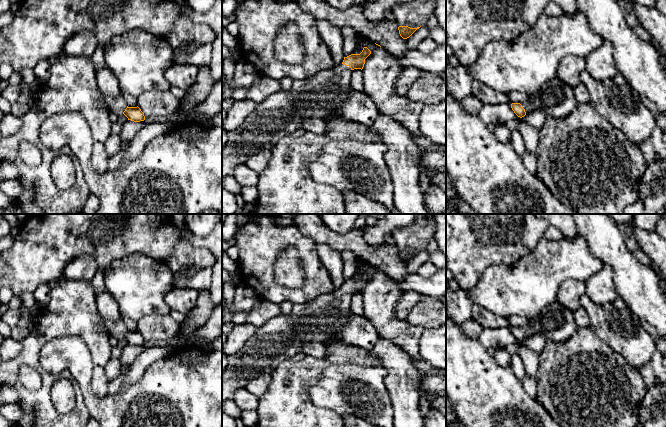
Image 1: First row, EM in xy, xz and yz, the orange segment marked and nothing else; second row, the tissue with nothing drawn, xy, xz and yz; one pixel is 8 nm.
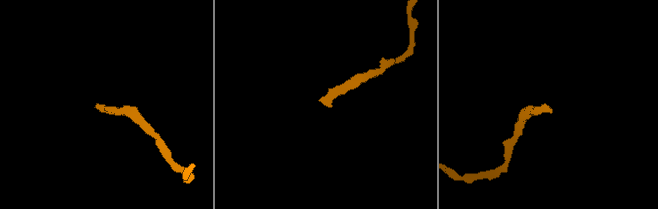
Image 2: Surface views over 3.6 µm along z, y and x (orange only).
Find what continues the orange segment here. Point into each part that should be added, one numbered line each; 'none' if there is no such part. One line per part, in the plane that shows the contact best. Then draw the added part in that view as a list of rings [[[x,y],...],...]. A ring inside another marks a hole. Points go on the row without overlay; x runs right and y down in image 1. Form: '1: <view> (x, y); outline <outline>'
1: xz (329, 317); outline [[[344,288],[334,289],[310,303],[294,305],[290,314],[281,313],[258,328],[238,352],[227,356],[228,366],[222,373],[222,404],[233,400],[235,393],[250,380],[271,374],[279,364],[291,360],[309,342],[342,340],[368,351],[374,349],[379,335],[366,317],[352,313],[351,295]]]

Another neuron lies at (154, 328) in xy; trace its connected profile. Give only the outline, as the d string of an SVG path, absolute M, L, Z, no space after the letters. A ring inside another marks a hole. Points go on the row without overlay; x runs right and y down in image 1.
M147 315L137 321L137 329L148 344L176 336L180 326L170 315Z

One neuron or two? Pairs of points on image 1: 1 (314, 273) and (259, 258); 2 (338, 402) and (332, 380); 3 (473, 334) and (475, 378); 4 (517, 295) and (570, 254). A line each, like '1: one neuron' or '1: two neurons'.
1: one neuron
2: one neuron
3: two neurons
4: one neuron

